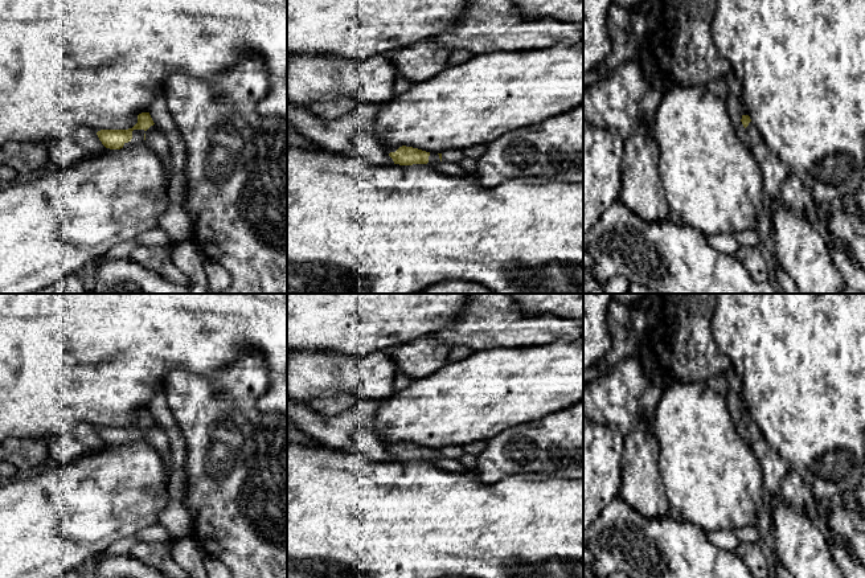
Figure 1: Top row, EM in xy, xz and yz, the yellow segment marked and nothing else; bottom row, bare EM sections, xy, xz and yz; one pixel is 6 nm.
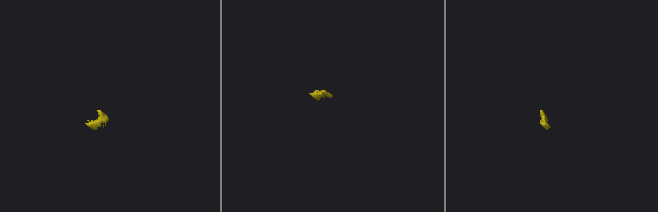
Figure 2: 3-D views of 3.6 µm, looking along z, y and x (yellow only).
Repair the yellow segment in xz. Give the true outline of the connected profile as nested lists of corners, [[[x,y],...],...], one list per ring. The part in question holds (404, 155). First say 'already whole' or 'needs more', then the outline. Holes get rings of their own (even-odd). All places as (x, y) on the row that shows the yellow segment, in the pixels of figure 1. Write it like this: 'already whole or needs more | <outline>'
needs more | [[[406,145],[389,147],[386,151],[389,156],[393,159],[394,164],[399,165],[427,164],[435,171],[448,176],[454,177],[470,176],[460,168],[459,164],[443,163],[442,153],[430,153]]]

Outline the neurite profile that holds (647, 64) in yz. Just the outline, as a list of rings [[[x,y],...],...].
[[[644,53],[641,60],[640,60],[640,67],[641,70],[647,74],[647,75],[653,75],[659,73],[659,67],[656,65],[656,62],[653,61],[653,58]]]

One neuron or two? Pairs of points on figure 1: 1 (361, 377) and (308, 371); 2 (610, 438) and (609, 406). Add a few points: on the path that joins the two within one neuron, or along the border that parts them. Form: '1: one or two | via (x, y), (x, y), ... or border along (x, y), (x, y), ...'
1: one | via (348, 374), (322, 374)
2: two | border along (597, 422), (613, 423), (623, 437)

